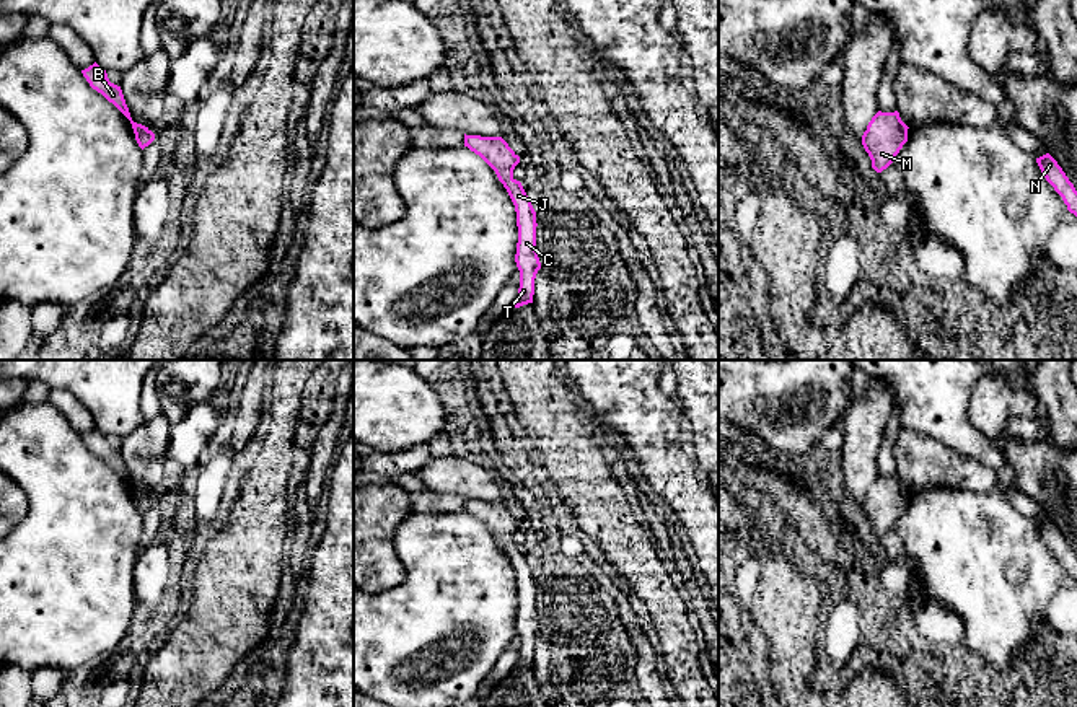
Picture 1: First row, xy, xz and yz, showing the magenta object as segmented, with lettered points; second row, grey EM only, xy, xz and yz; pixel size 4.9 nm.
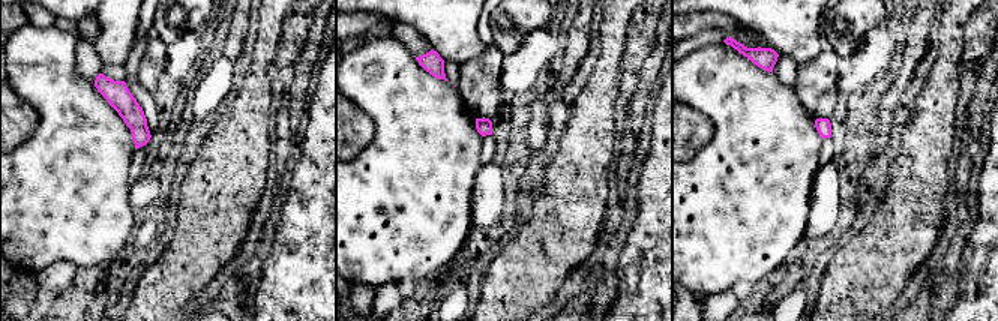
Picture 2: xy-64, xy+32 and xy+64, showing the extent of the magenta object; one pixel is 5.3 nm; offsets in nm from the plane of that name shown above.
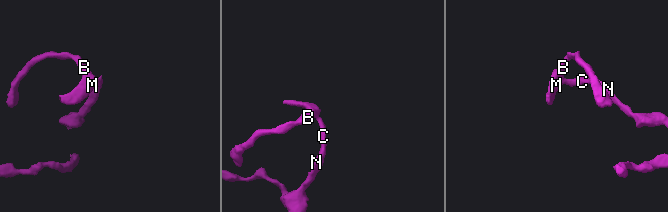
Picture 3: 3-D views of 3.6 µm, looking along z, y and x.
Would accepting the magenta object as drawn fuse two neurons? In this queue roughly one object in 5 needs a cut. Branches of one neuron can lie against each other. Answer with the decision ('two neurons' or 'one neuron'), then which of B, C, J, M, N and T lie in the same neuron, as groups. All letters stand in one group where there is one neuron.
one neuron; groups B C J M N T

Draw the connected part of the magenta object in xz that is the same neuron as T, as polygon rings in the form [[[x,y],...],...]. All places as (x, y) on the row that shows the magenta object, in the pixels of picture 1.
[[[466,135],[464,147],[479,155],[497,174],[507,189],[517,212],[518,243],[515,262],[520,270],[518,296],[515,308],[533,303],[534,279],[541,269],[536,251],[536,212],[520,181],[513,178],[513,169],[520,156],[508,147],[502,137]]]

